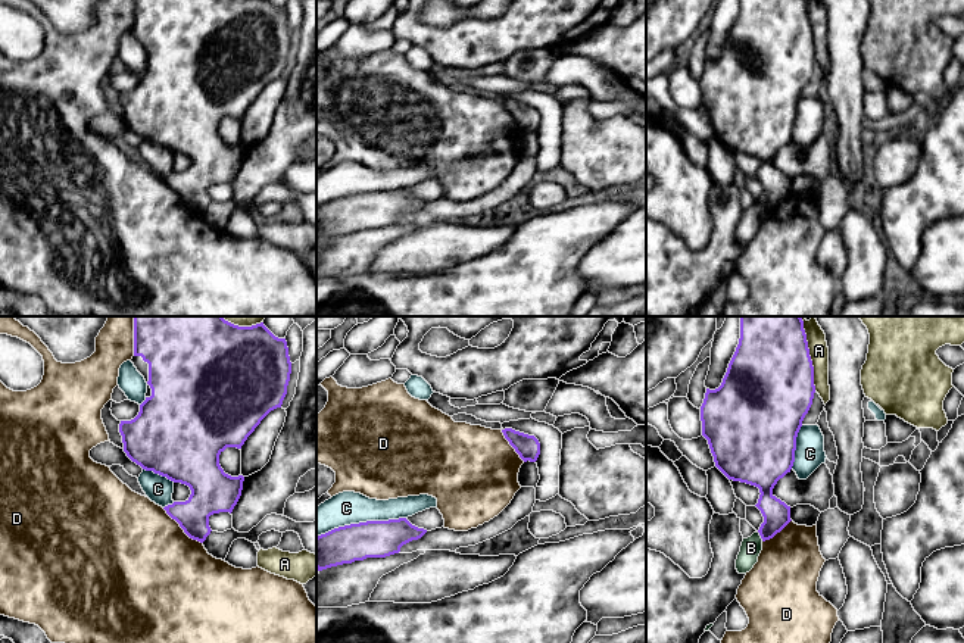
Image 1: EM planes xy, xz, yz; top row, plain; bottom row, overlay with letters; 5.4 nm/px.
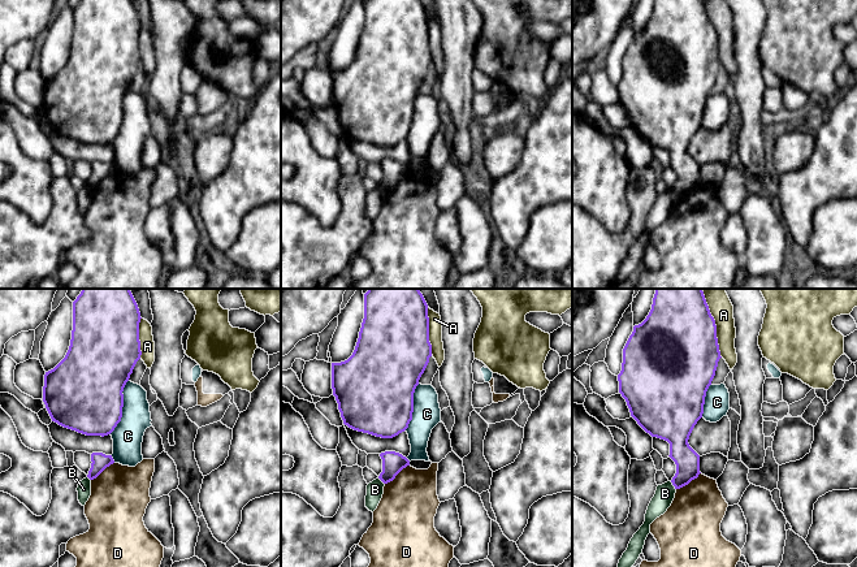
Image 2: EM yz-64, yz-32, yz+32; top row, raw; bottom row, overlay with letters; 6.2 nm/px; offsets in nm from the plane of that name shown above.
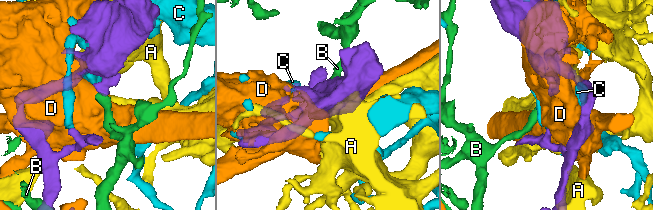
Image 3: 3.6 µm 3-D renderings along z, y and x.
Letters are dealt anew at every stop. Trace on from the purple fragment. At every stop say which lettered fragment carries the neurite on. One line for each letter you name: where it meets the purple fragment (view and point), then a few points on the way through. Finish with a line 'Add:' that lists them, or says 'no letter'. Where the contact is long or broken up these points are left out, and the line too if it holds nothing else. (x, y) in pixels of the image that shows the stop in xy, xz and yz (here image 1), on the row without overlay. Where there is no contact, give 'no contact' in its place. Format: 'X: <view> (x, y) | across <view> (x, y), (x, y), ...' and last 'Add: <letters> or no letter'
Add: no letter

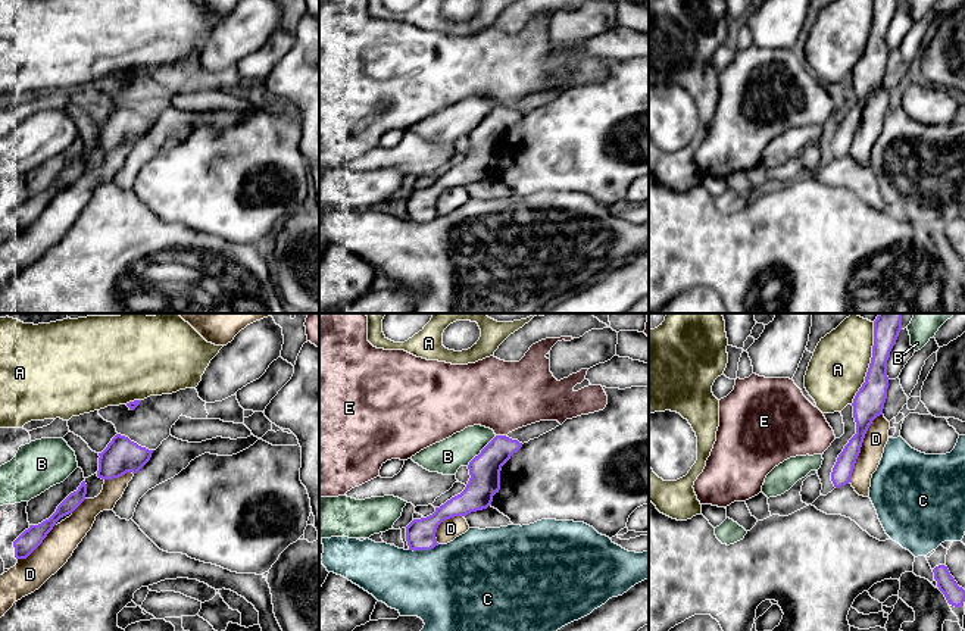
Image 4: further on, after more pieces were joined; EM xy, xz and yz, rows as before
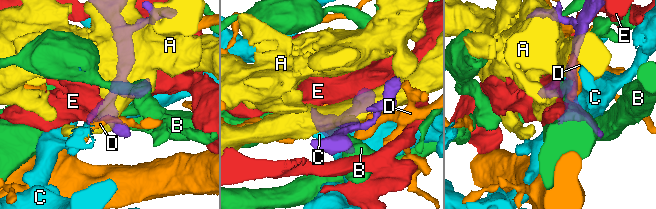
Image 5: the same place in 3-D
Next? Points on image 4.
Add: no letter

